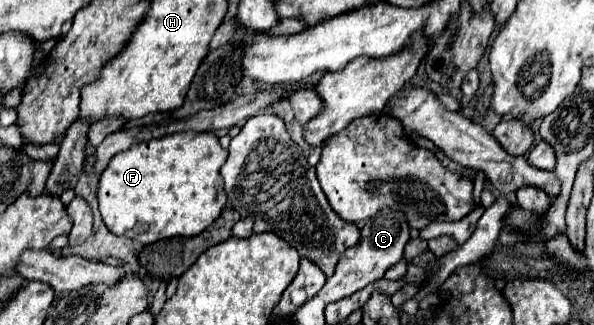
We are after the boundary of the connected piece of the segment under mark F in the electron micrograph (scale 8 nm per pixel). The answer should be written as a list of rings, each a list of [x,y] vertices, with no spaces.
[[[176,132],[160,140],[138,142],[128,150],[116,154],[100,176],[98,202],[100,214],[108,230],[116,236],[138,240],[140,244],[154,244],[158,240],[178,236],[198,236],[204,232],[222,212],[226,200],[218,200],[220,168],[226,162],[226,150],[220,146],[214,132]]]

